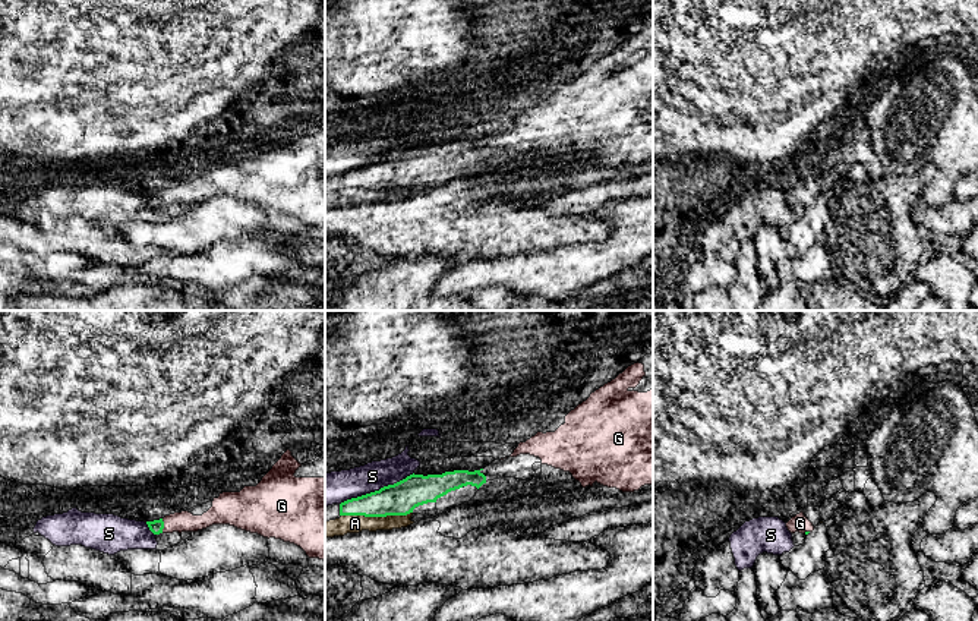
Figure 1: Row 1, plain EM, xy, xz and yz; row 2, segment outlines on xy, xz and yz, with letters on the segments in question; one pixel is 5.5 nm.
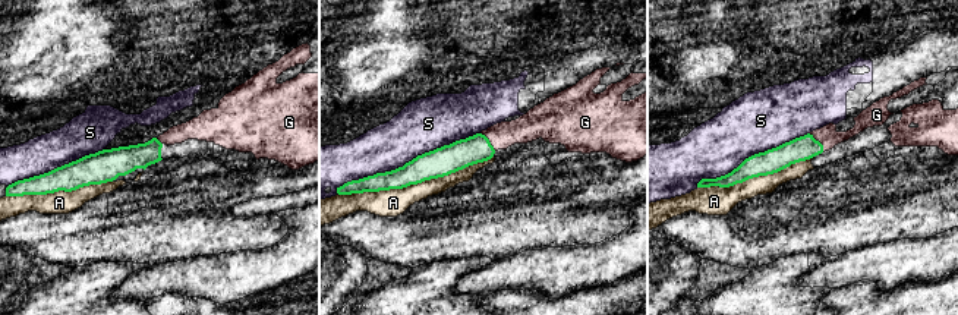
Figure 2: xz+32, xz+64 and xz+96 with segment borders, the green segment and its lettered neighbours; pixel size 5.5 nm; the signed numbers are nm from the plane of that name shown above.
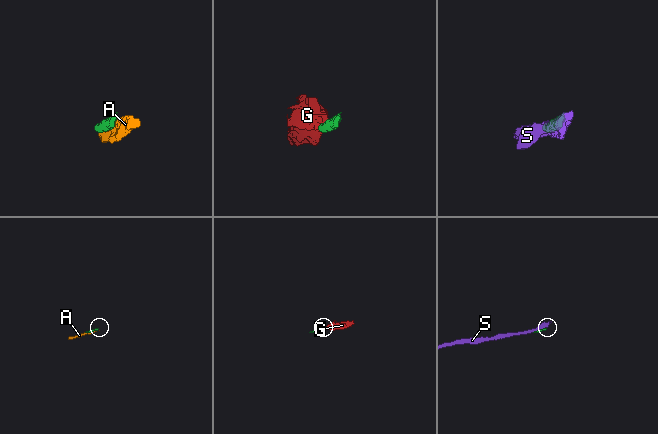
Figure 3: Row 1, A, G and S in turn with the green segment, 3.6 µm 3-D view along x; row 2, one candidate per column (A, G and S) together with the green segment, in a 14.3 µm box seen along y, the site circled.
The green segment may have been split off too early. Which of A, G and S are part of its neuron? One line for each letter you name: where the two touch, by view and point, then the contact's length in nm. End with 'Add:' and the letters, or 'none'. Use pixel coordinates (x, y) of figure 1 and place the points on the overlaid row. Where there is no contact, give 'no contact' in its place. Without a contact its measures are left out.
G: contact xy (163, 526); length 80 nm
Add: G

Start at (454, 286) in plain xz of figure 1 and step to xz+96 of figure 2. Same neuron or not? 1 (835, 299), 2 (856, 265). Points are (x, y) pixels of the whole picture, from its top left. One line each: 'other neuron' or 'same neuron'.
1: other neuron
2: same neuron

